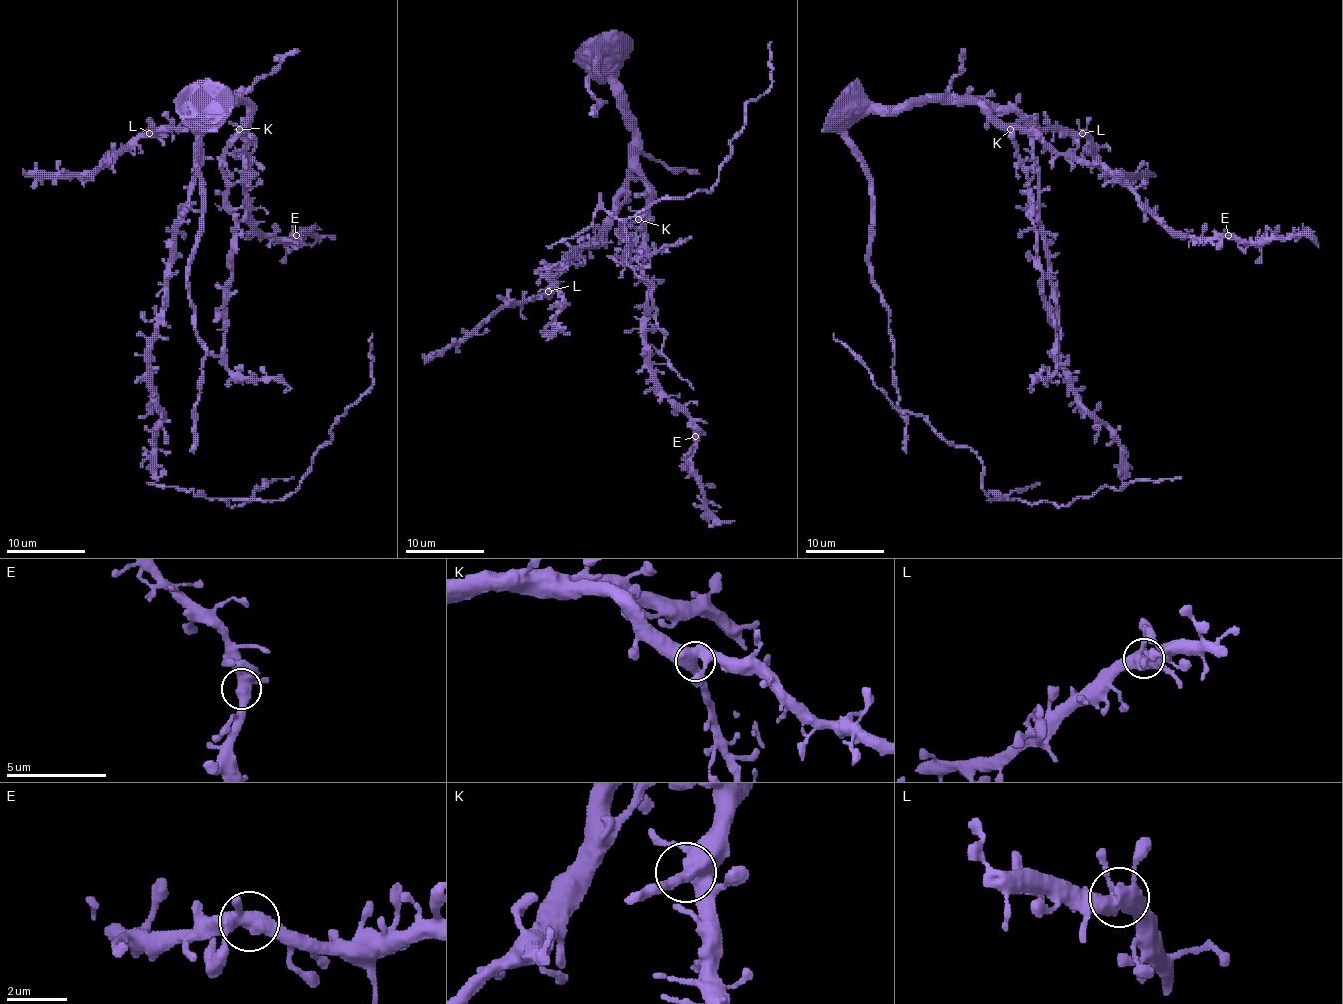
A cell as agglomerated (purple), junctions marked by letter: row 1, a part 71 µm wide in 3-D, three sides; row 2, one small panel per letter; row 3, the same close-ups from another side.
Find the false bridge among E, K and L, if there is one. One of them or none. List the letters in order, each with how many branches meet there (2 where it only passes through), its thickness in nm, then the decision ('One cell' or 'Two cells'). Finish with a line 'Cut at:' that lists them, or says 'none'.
E: Branches: 4. Thickness 500 nm. One cell
K: Branches: 4. Thickness 460 nm. One cell
L: Branches: 4. Thickness 480 nm. One cell
Cut at: none

